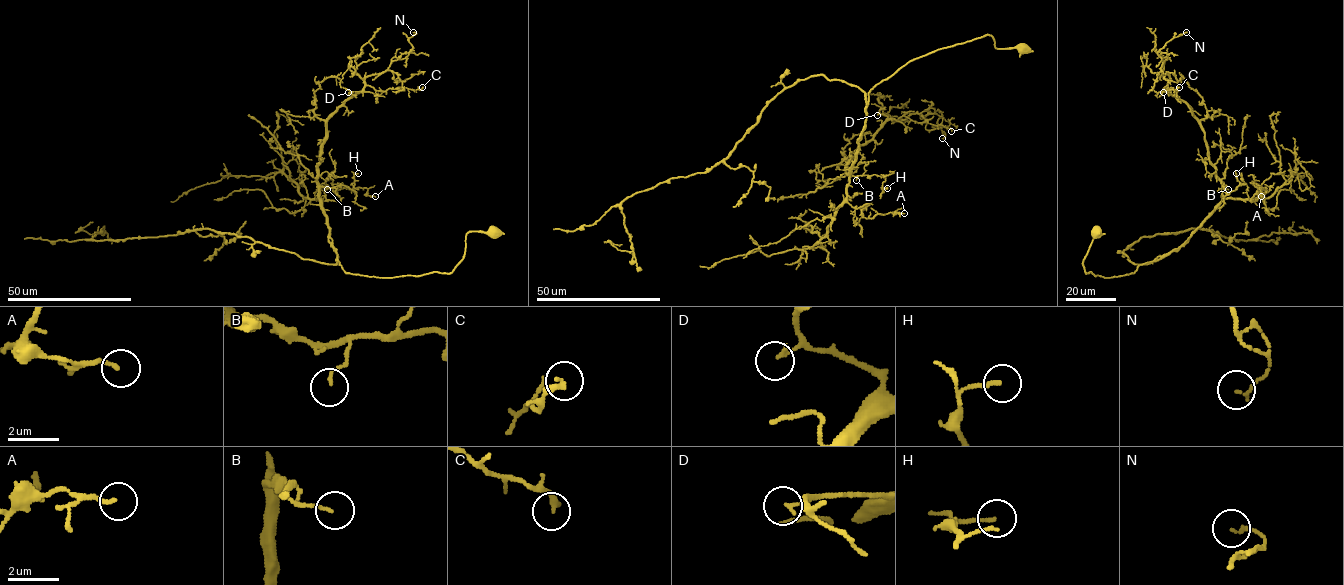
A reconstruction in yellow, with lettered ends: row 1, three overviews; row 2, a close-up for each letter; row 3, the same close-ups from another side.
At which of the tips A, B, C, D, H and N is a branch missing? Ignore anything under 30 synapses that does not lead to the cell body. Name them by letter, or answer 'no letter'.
no letter

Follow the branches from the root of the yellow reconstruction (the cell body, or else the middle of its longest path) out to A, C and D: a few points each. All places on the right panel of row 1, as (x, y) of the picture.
A: (1096, 230), (1084, 271), (1123, 276), (1176, 251), (1224, 199), (1256, 201), (1266, 188), (1259, 188), (1261, 196)
C: (1096, 230), (1084, 271), (1129, 274), (1176, 251), (1221, 201), (1200, 122), (1168, 85), (1163, 89), (1179, 87)
D: (1096, 230), (1084, 271), (1129, 274), (1176, 251), (1221, 200), (1200, 122), (1183, 100), (1163, 92)

